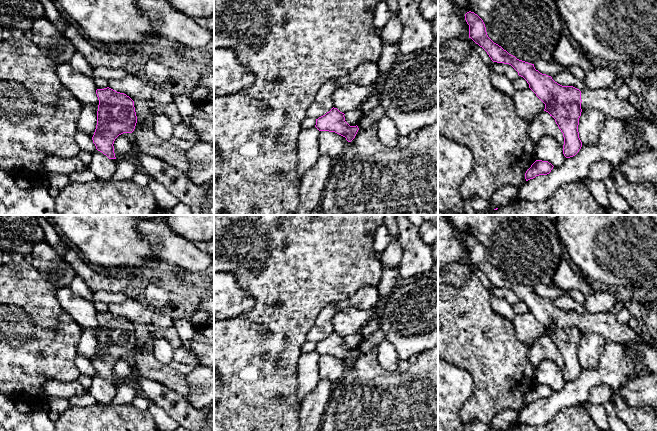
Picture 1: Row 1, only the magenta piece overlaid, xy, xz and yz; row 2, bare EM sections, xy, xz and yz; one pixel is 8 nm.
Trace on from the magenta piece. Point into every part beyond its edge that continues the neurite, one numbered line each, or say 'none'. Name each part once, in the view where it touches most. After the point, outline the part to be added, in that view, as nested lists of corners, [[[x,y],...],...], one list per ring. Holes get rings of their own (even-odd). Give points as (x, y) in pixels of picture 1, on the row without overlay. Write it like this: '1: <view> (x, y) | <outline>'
1: yz (605, 324) | [[[612,312],[582,314],[581,324],[589,331],[601,335],[606,343],[641,341],[640,336],[628,324],[619,323]]]

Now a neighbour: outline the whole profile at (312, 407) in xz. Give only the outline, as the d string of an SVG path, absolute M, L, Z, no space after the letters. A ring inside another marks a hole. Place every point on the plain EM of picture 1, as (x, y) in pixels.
M320 380L300 403L299 431L317 431L322 424L324 413L332 393L333 383Z

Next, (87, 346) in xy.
M89 329L82 330L82 336L77 346L77 355L86 357L91 362L97 349L97 335Z

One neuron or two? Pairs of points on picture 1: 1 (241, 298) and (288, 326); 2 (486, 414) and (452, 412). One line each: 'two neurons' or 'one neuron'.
1: two neurons
2: two neurons

